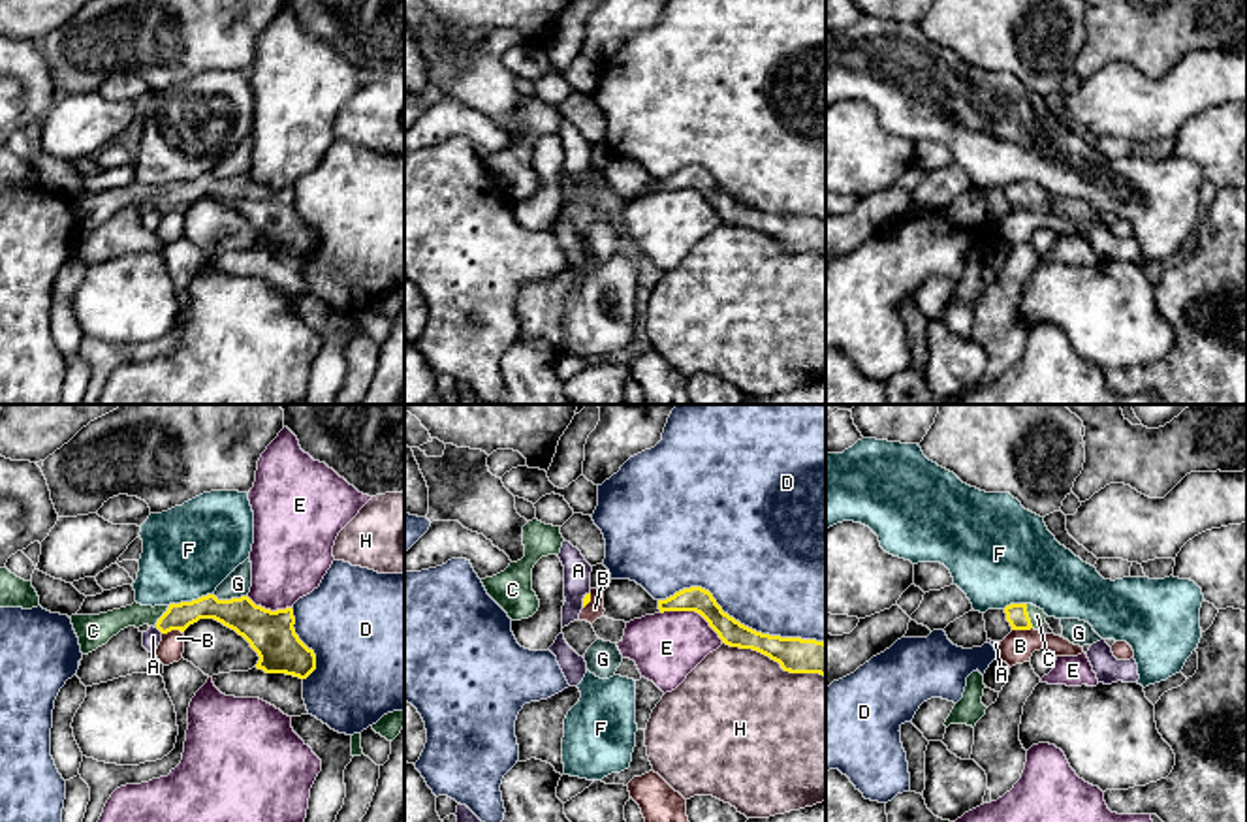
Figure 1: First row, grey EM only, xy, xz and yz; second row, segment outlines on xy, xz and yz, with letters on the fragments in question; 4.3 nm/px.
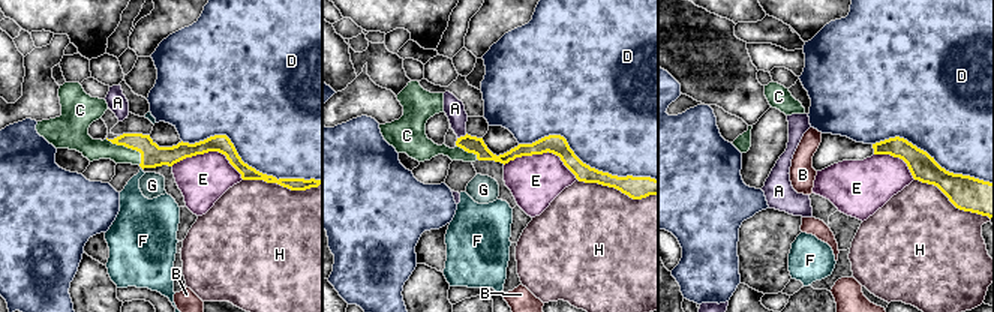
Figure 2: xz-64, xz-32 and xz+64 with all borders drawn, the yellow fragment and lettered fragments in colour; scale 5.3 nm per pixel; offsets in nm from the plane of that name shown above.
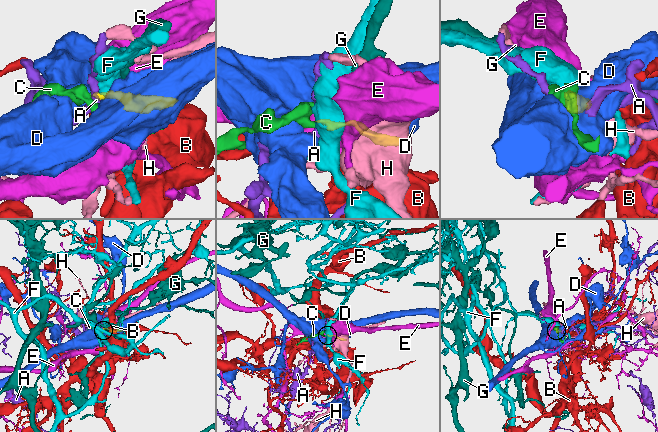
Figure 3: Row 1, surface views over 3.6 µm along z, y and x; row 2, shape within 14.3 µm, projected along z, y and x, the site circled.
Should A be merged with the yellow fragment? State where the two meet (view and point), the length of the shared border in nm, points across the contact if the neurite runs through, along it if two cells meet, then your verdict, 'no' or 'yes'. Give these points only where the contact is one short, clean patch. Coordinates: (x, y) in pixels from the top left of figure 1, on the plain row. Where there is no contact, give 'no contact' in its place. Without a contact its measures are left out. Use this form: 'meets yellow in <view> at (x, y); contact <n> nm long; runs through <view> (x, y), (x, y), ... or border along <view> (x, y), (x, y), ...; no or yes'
meets yellow in xy at (160, 209); contact 40 nm long; border along xy (157, 205), (162, 211); no

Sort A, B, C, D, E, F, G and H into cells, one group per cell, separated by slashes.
A / B / C / D / E / F / G / H

